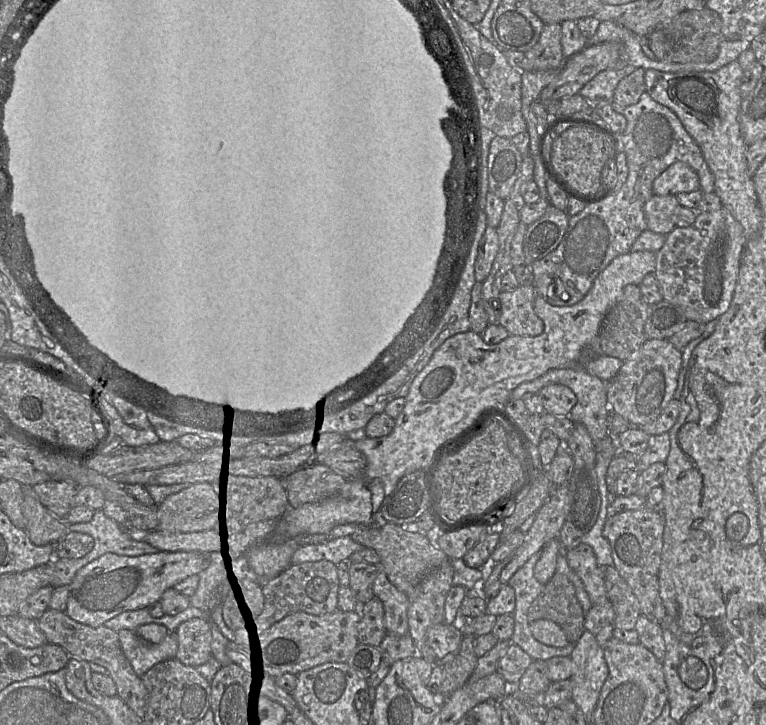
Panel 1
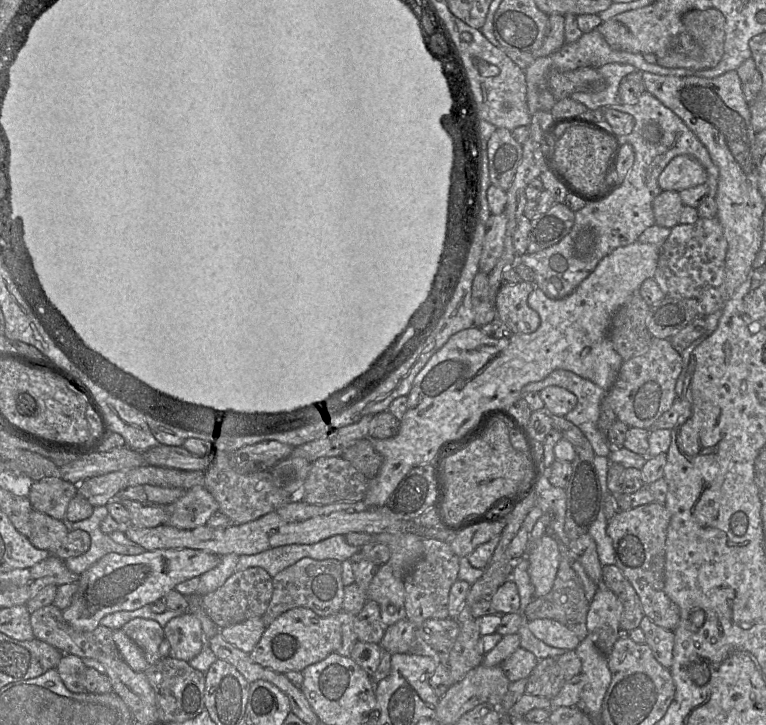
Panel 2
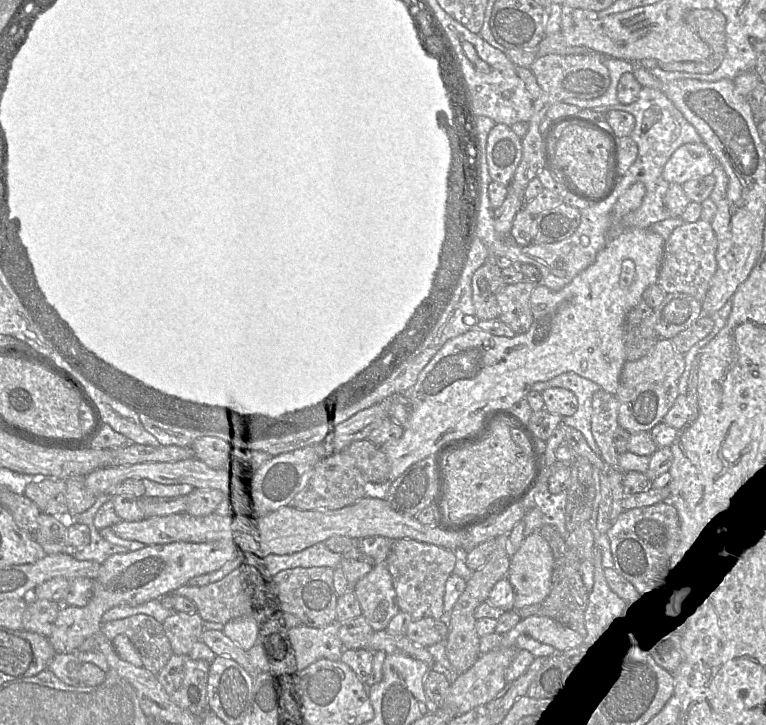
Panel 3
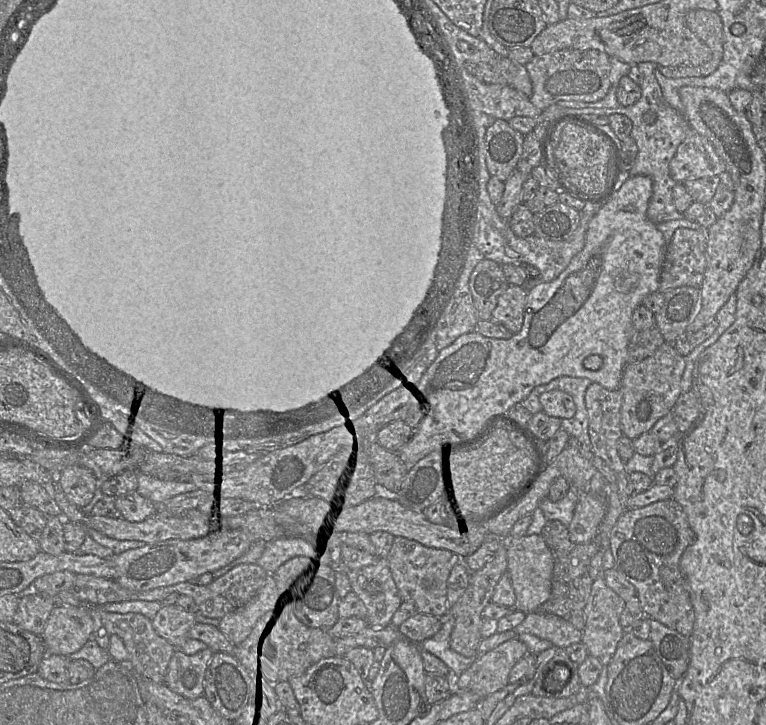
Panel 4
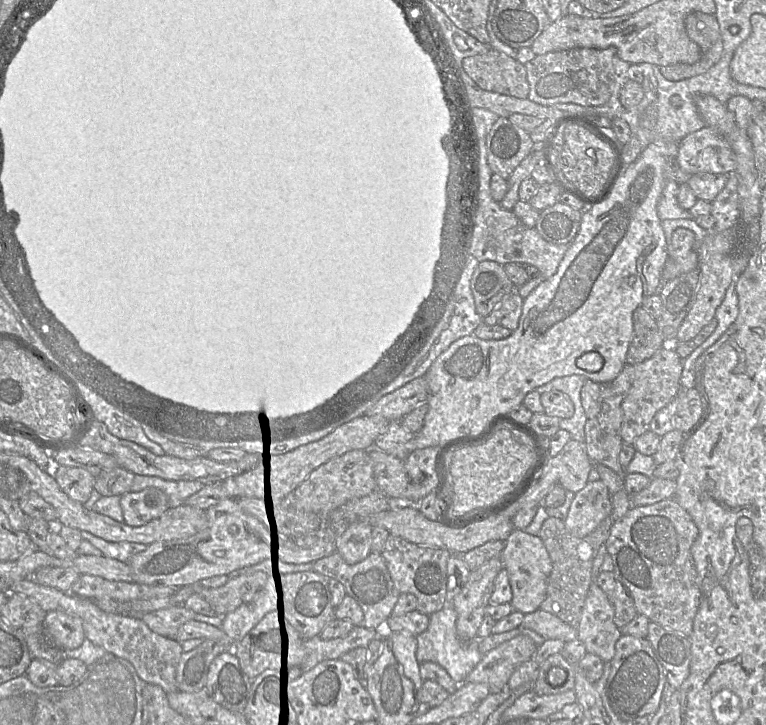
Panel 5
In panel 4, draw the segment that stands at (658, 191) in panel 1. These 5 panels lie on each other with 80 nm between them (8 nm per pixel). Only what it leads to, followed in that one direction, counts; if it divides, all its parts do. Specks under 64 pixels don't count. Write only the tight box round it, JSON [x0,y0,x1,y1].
[669,133,726,183]

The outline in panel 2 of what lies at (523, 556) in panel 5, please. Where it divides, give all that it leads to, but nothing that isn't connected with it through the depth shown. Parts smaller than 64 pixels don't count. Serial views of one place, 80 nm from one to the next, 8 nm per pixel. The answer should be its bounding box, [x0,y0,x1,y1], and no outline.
[525,535,559,598]

